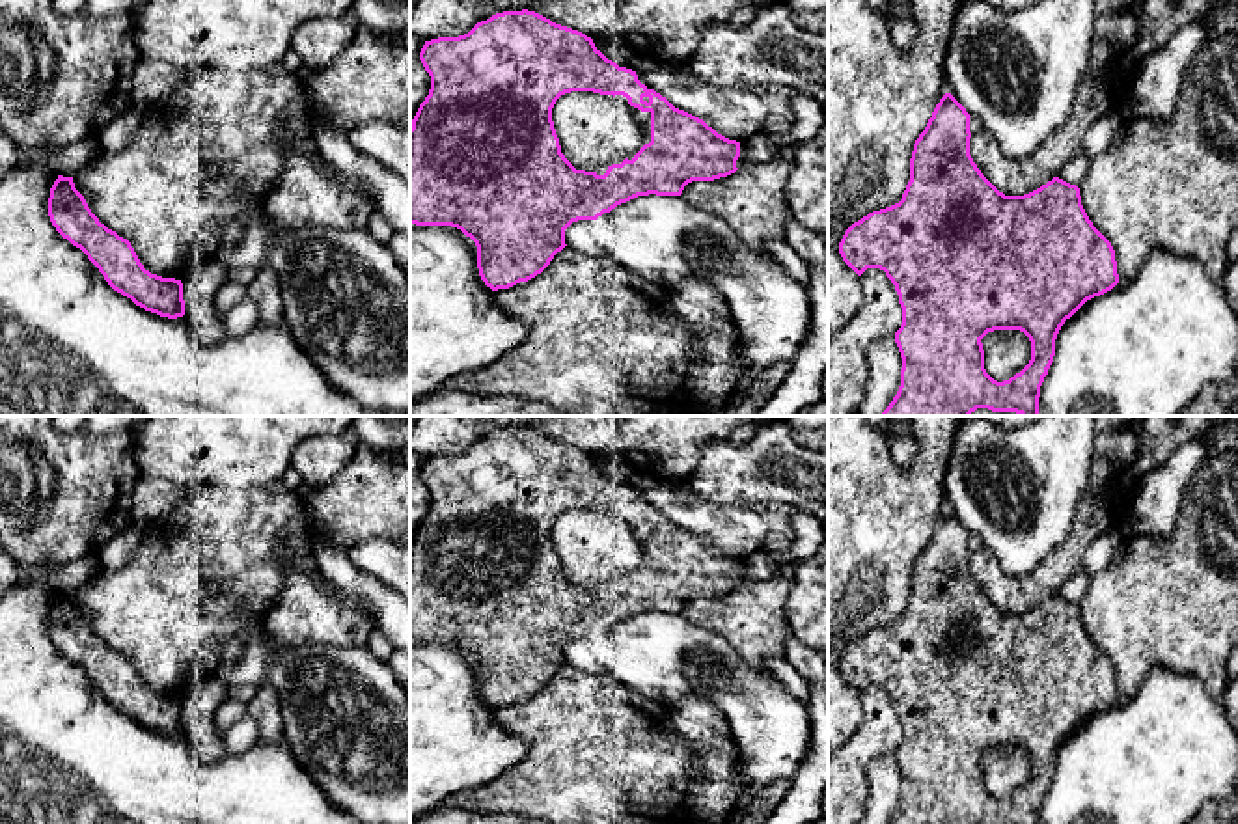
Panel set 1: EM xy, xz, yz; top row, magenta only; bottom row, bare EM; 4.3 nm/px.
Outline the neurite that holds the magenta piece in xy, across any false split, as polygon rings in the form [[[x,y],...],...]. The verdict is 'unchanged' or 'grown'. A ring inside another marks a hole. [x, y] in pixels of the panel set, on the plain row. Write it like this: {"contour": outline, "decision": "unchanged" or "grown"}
{"contour": [[[58,593],[54,598],[48,634],[56,649],[88,673],[114,708],[160,735],[185,733],[181,697],[145,688],[131,660],[91,630],[73,595]]], "decision": "unchanged"}

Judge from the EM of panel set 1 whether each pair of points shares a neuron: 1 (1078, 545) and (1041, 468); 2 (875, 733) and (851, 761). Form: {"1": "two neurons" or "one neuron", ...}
{"1": "two neurons", "2": "one neuron"}

